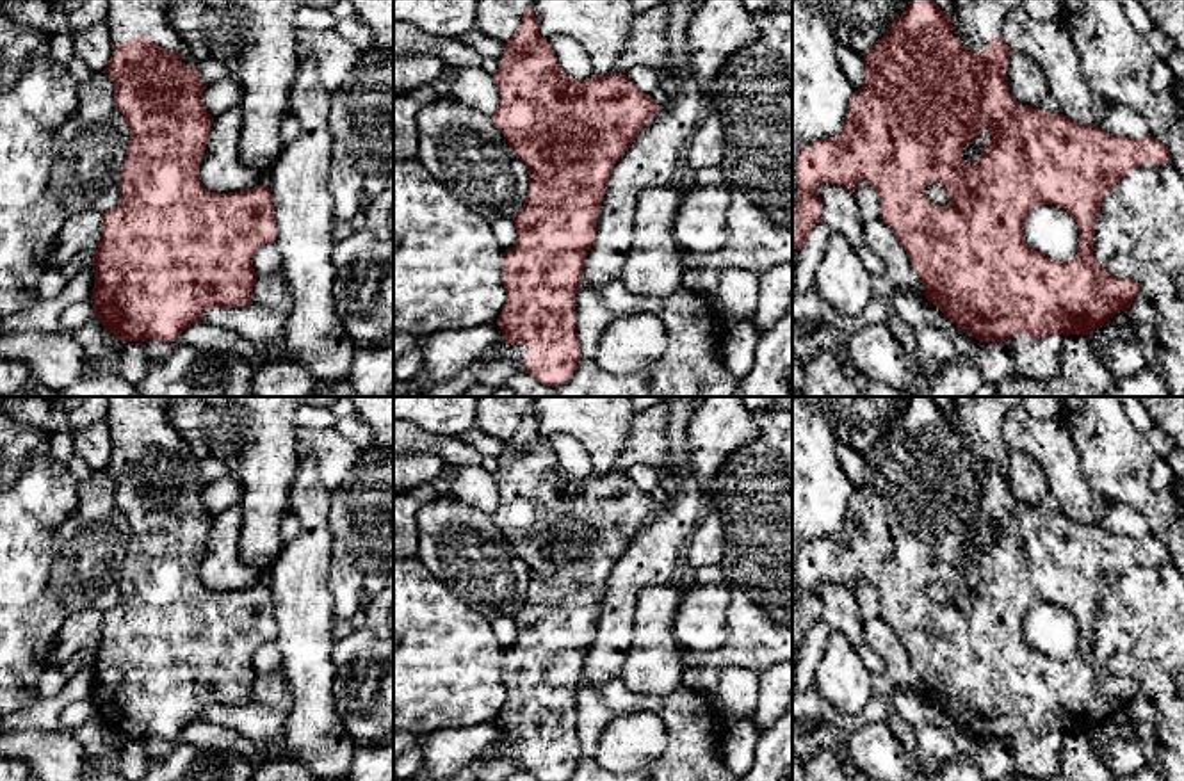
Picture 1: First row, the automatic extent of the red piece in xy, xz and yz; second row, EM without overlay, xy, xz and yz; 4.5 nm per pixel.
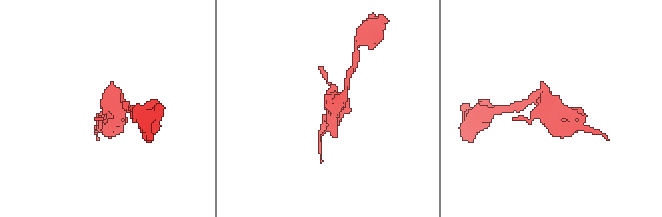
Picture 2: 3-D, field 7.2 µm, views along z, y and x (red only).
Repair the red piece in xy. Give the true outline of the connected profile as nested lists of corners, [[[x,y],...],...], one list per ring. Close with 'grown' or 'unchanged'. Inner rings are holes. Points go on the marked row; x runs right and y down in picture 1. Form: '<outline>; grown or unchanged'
[[[109,0],[109,30],[112,53],[105,71],[114,82],[114,103],[126,119],[130,139],[119,174],[119,205],[101,215],[101,240],[91,262],[91,304],[107,333],[123,343],[151,338],[174,342],[208,308],[253,304],[253,256],[278,237],[272,194],[265,183],[219,194],[199,181],[198,171],[214,117],[203,105],[207,84],[199,82],[199,57],[169,23],[169,0]]]; grown

